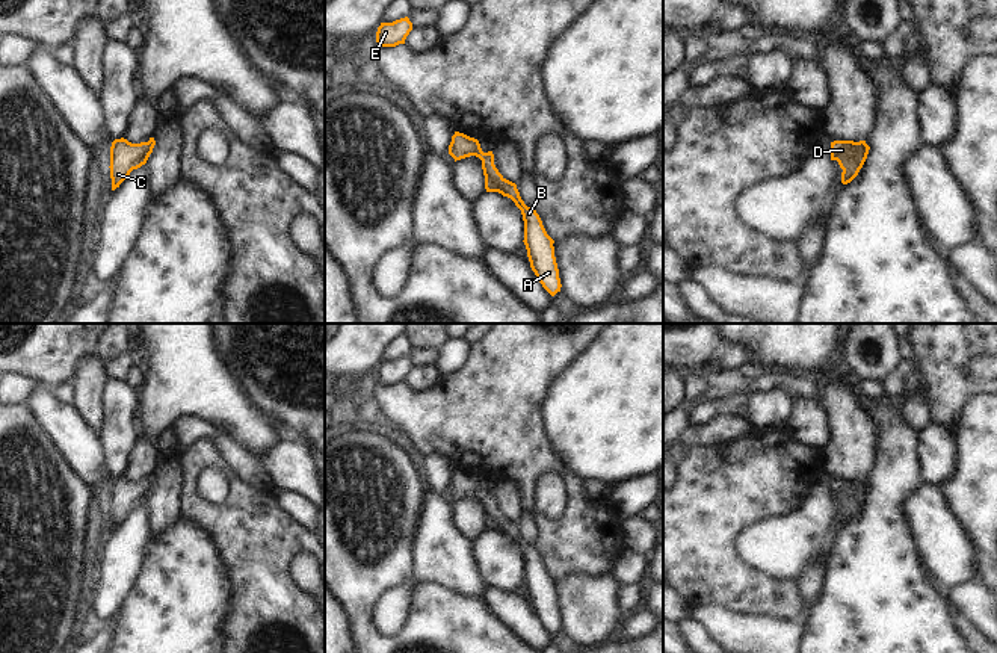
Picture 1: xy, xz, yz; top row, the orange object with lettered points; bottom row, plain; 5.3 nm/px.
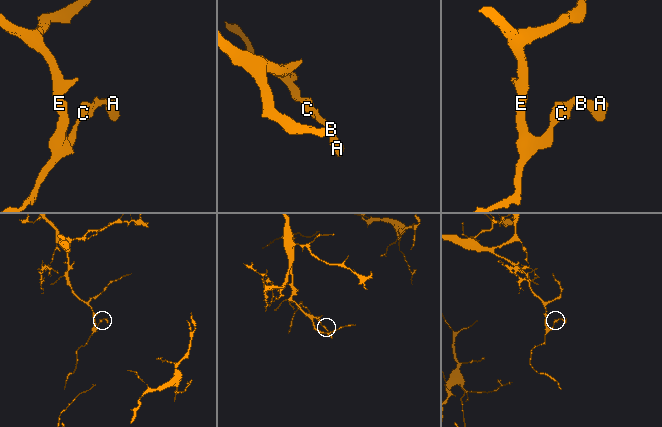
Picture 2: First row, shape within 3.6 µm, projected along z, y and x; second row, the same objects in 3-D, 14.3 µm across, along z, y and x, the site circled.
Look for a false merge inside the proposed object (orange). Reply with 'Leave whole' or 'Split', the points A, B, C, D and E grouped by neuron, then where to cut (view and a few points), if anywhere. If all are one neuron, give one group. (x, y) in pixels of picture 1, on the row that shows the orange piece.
Leave whole. Groups: A B C D E. No split

